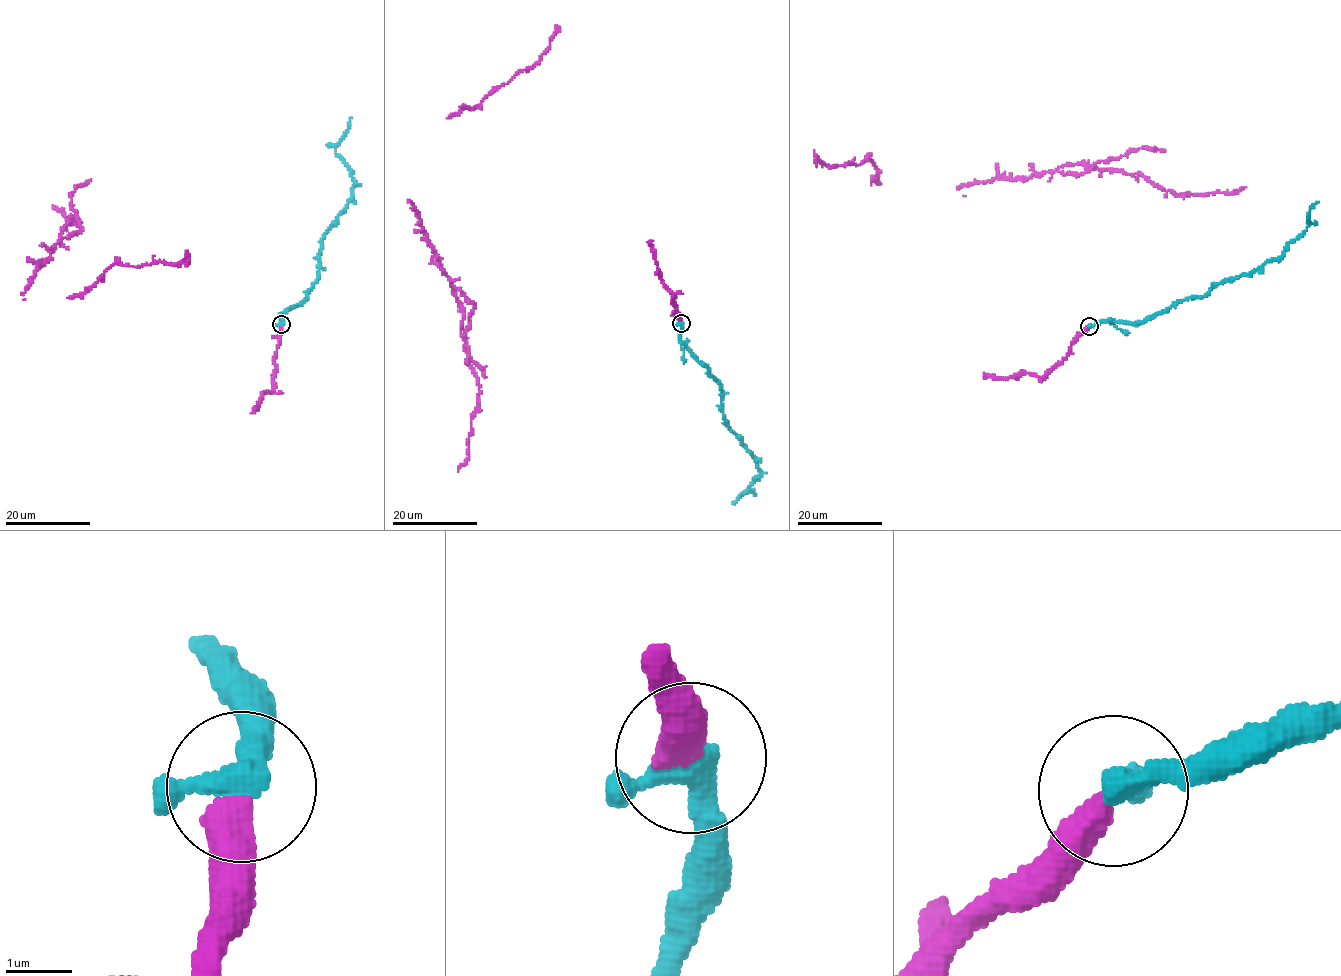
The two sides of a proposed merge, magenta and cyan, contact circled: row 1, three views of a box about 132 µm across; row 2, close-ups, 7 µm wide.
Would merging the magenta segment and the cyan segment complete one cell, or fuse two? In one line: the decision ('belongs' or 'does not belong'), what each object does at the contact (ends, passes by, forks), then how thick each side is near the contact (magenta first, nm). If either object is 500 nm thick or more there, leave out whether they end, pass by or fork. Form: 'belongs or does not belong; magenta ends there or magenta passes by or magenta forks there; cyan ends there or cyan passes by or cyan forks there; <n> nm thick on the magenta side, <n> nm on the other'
belongs; magenta ends there; cyan passes by; 440 nm thick on the magenta side, 360 nm on the other

